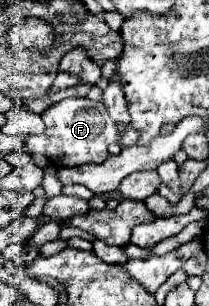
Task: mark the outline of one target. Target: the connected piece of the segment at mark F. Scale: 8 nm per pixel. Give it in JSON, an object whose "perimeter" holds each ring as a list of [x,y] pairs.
{"perimeter":[[[63,99],[41,115],[45,121],[43,135],[29,135],[25,139],[25,151],[45,155],[57,167],[77,167],[83,163],[103,163],[109,157],[107,147],[117,143],[121,147],[135,145],[139,141],[139,131],[129,123],[127,131],[119,131],[119,125],[111,119],[107,107],[101,101],[83,99]]]}

